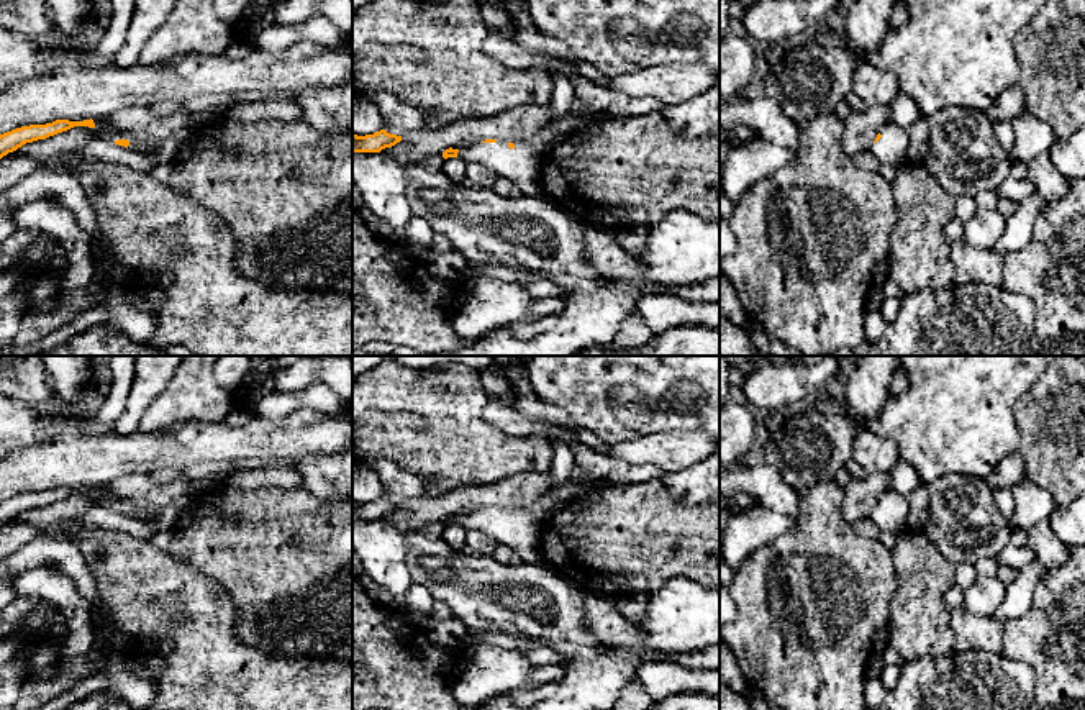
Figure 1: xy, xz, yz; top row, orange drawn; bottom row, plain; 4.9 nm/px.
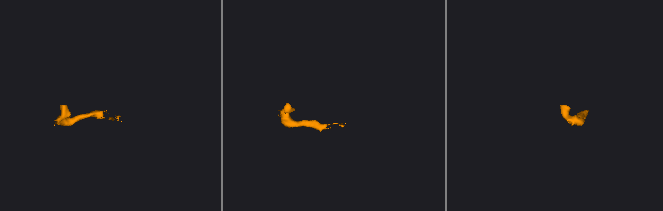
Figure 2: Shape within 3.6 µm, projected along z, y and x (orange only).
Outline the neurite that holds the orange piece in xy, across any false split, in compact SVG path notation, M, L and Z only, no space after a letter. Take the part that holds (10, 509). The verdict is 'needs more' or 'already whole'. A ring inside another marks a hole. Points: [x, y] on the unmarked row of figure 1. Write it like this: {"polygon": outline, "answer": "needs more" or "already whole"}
{"polygon": "M92 485L84 487L84 489L56 487L52 490L30 492L30 494L21 494L21 495L11 497L8 500L3 500L3 502L0 502L0 526L3 523L7 523L8 520L16 518L18 515L21 515L26 510L46 507L57 500L67 498L74 494L95 495L95 490Z", "answer": "already whole"}

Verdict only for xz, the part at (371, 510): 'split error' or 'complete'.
complete

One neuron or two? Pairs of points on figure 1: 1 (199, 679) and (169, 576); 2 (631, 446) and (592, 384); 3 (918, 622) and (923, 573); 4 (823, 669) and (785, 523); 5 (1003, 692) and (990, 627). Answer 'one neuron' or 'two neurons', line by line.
1: one neuron
2: two neurons
3: one neuron
4: two neurons
5: two neurons

